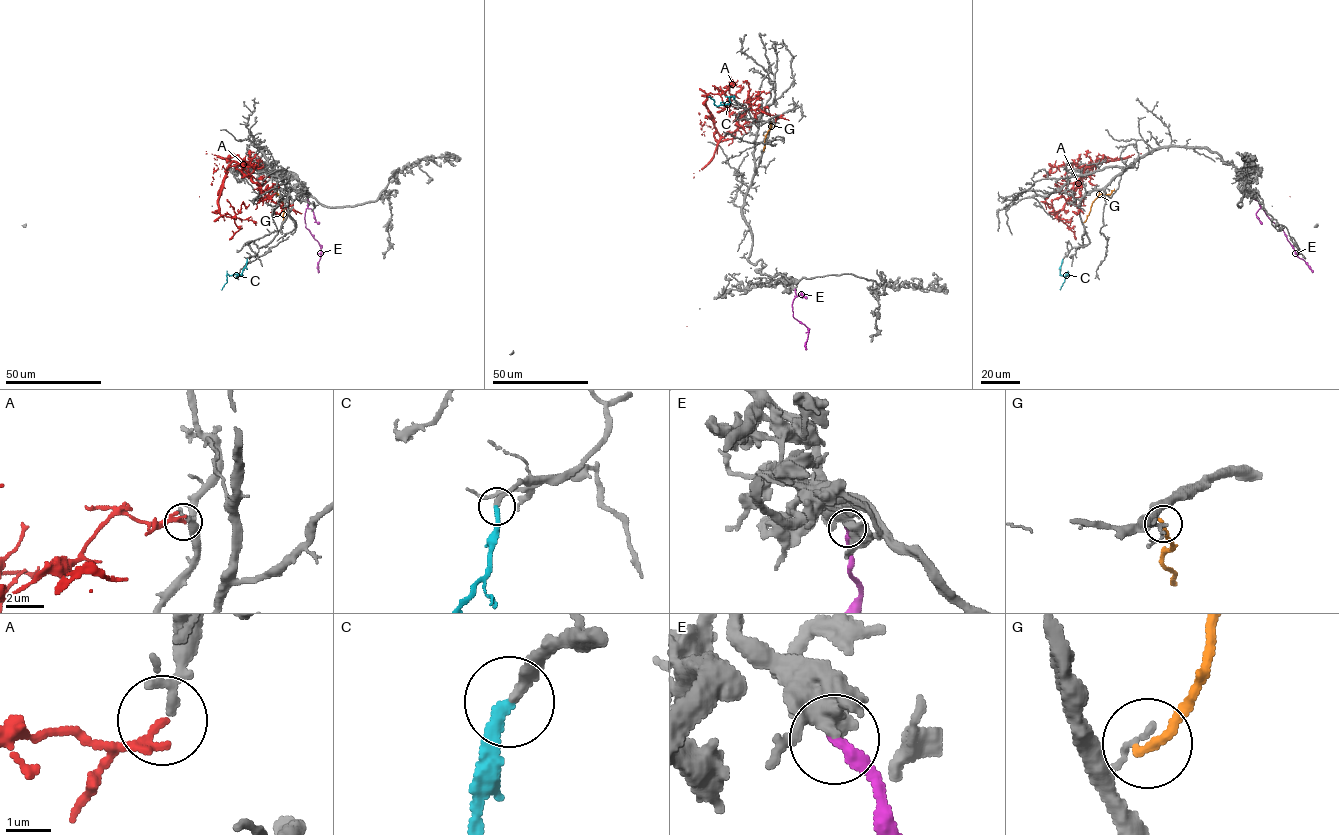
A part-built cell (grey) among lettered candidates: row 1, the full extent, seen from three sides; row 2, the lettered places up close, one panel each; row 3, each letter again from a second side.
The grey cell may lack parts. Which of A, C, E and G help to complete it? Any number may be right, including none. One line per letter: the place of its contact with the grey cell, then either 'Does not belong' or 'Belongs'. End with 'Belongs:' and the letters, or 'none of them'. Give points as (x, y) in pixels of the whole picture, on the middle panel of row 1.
A: Touches grey at (769, 93). Does not belong
C: Touches grey at (734, 99). Belongs
E: Touches grey at (795, 289). Does not belong
G: Touches grey at (770, 121). Does not belong
Belongs: C

